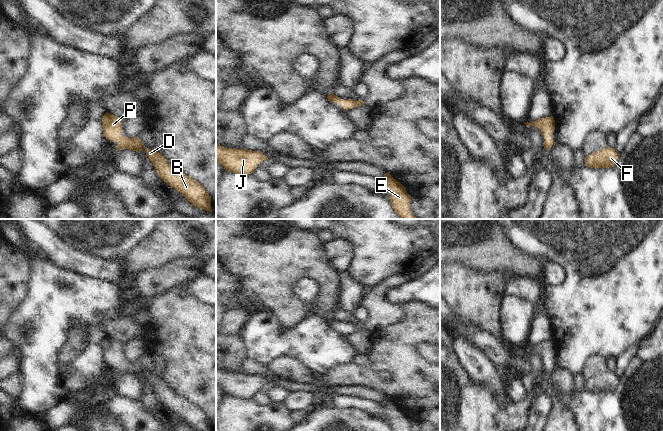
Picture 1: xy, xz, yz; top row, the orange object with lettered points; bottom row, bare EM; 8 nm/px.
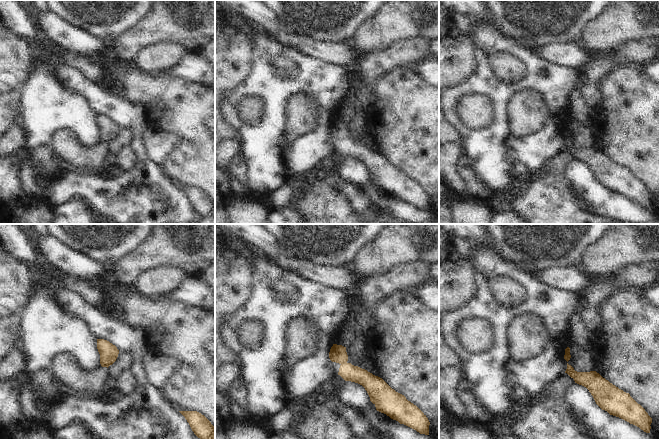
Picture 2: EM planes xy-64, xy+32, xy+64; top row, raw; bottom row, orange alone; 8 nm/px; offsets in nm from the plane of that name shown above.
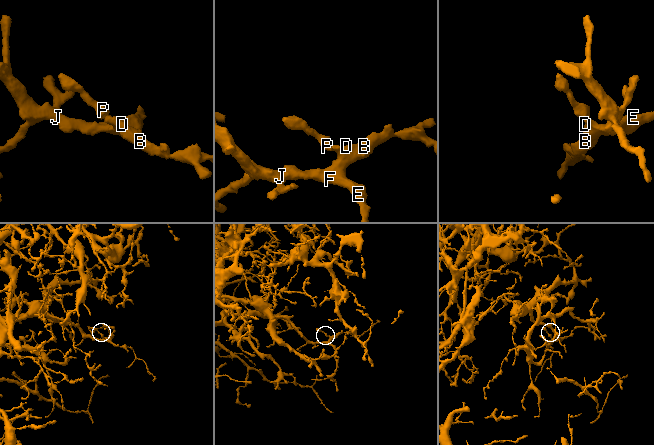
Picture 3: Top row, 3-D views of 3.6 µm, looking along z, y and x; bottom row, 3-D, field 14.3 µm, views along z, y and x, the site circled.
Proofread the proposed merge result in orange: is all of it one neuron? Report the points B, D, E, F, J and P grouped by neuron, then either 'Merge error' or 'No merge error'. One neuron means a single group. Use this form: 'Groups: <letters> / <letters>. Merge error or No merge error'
Groups: B D E F J P. No merge error.

